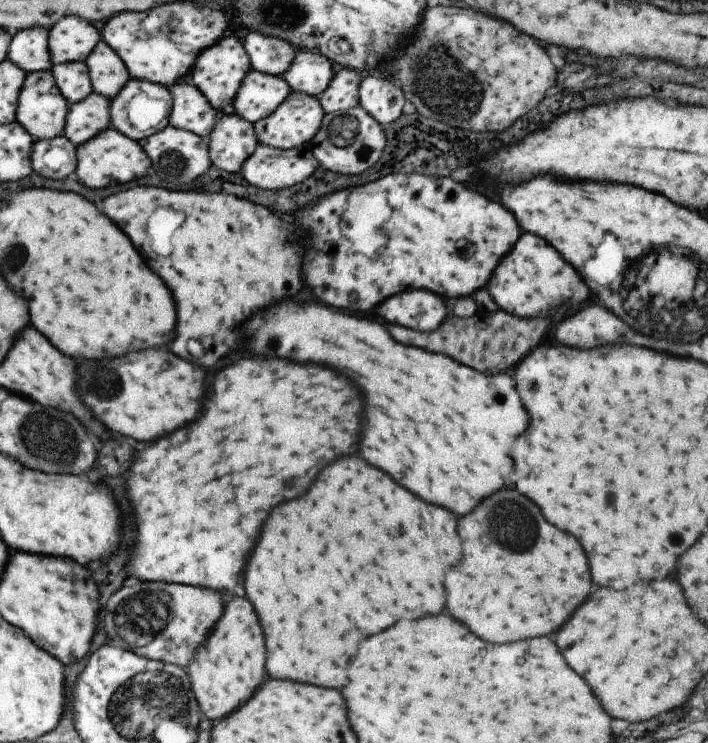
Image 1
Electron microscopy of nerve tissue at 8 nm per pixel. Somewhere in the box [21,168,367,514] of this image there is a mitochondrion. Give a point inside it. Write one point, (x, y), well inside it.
(100, 382)

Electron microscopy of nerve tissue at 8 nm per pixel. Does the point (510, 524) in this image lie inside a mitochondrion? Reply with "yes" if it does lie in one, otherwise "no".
yes

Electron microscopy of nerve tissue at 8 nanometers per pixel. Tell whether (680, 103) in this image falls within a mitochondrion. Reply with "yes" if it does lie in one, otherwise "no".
no

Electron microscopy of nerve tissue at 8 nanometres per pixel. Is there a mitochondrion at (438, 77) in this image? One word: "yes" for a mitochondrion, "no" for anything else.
yes

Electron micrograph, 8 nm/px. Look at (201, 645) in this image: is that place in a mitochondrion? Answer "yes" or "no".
no

